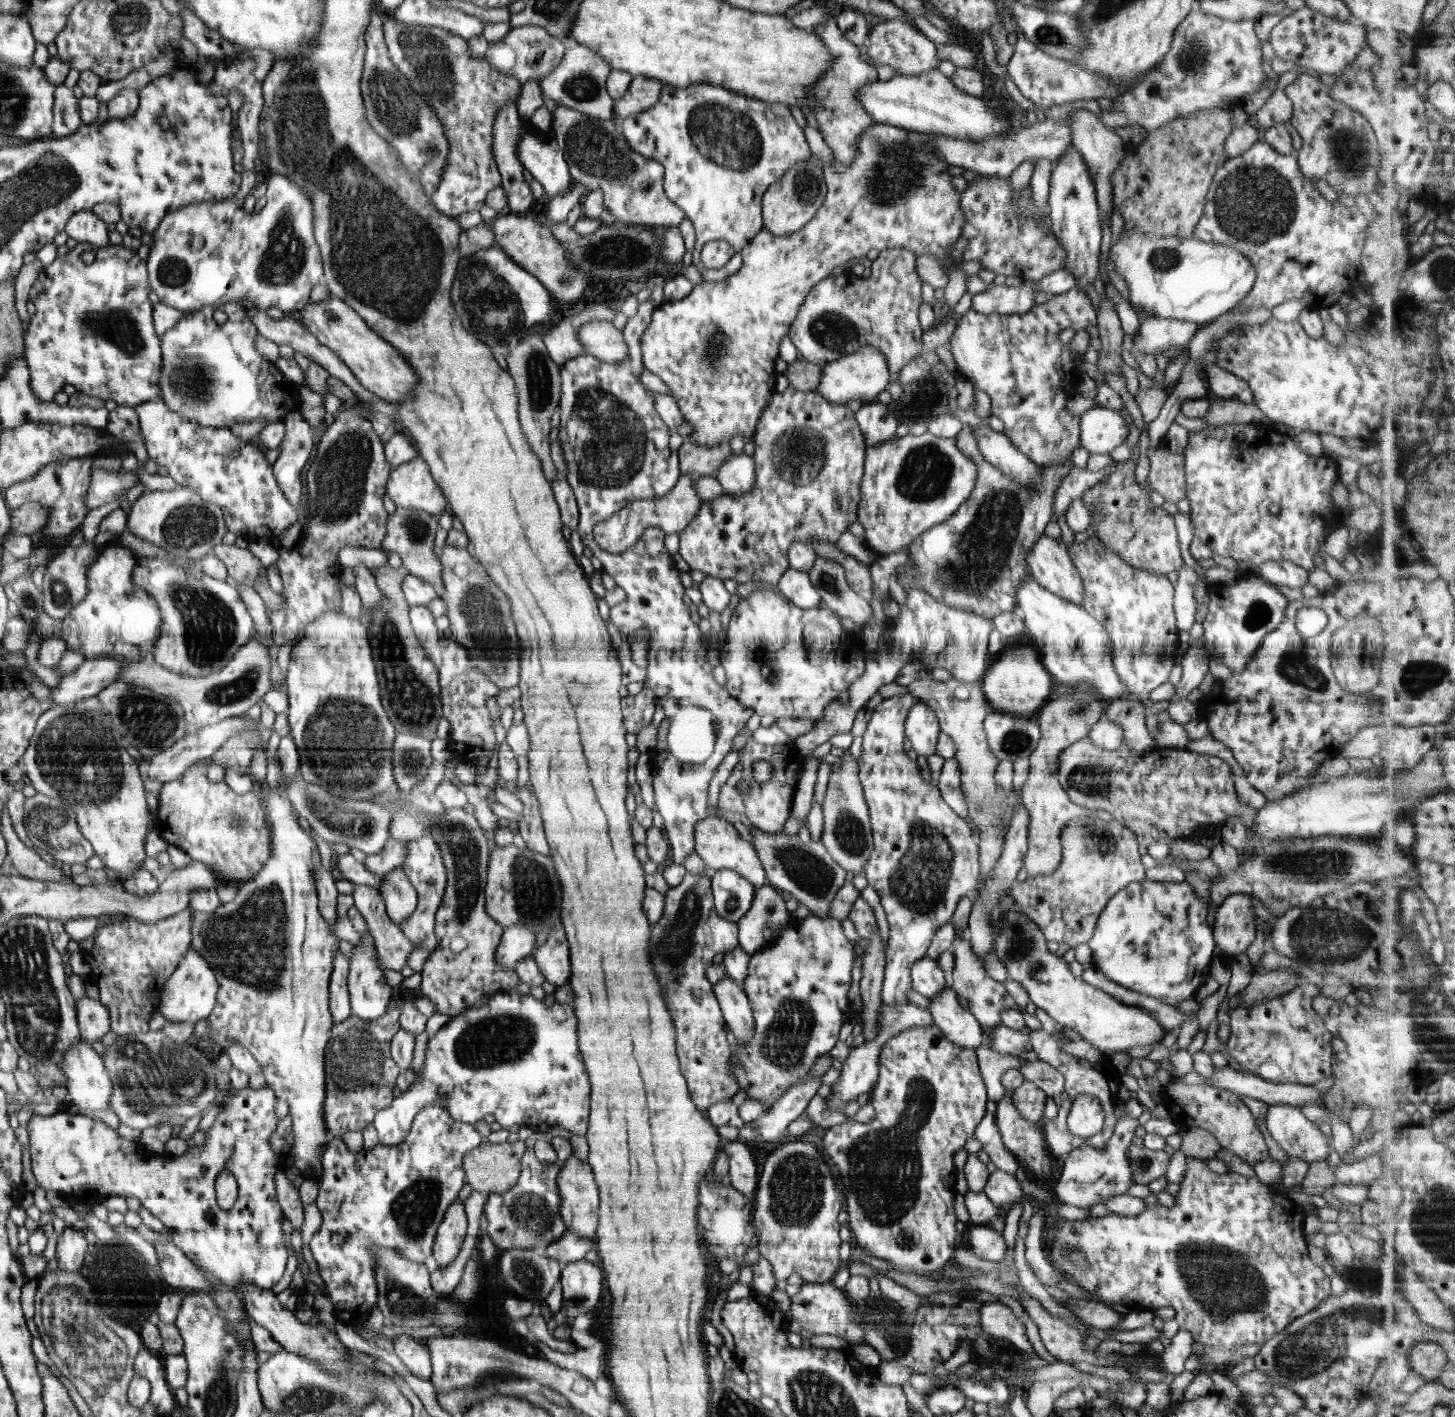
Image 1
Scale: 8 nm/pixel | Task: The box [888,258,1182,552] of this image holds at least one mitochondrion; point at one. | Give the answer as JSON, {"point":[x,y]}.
{"point":[926,471]}

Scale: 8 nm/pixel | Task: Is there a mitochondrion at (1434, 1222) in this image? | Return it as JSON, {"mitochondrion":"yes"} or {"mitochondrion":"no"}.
{"mitochondrion":"yes"}

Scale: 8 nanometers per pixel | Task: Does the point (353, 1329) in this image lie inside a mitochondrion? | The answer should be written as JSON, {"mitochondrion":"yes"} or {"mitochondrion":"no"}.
{"mitochondrion":"no"}

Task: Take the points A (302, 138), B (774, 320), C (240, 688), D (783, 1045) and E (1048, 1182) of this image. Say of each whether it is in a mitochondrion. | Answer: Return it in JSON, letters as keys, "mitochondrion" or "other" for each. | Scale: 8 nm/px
{"A":"mitochondrion","B":"other","C":"mitochondrion","D":"mitochondrion","E":"other"}

